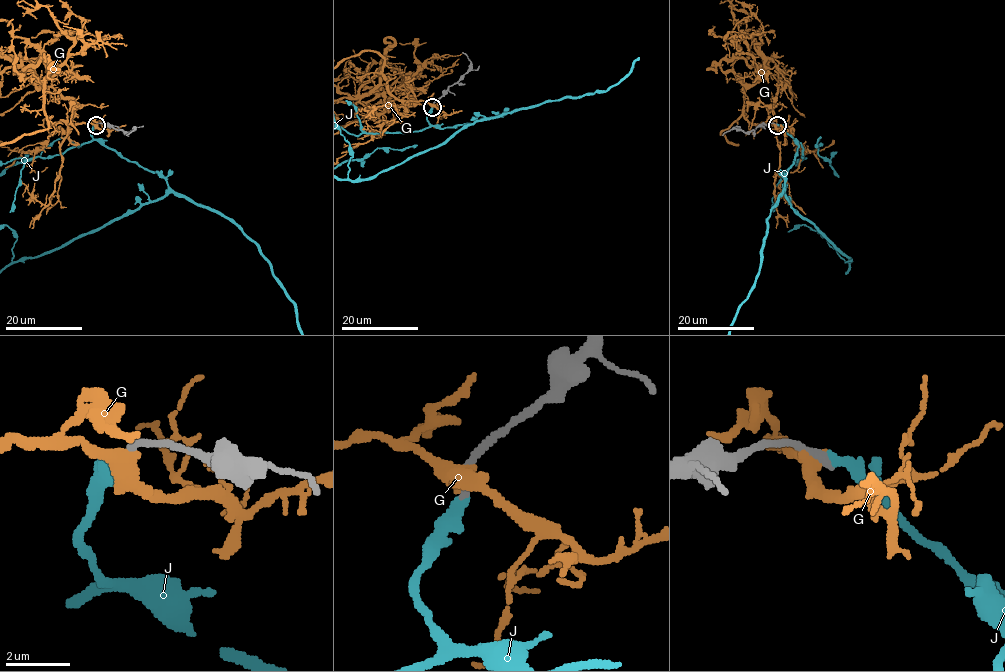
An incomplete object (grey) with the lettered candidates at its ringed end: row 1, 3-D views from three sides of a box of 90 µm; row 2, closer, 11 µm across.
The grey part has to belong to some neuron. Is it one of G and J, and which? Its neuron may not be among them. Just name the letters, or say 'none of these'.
J

